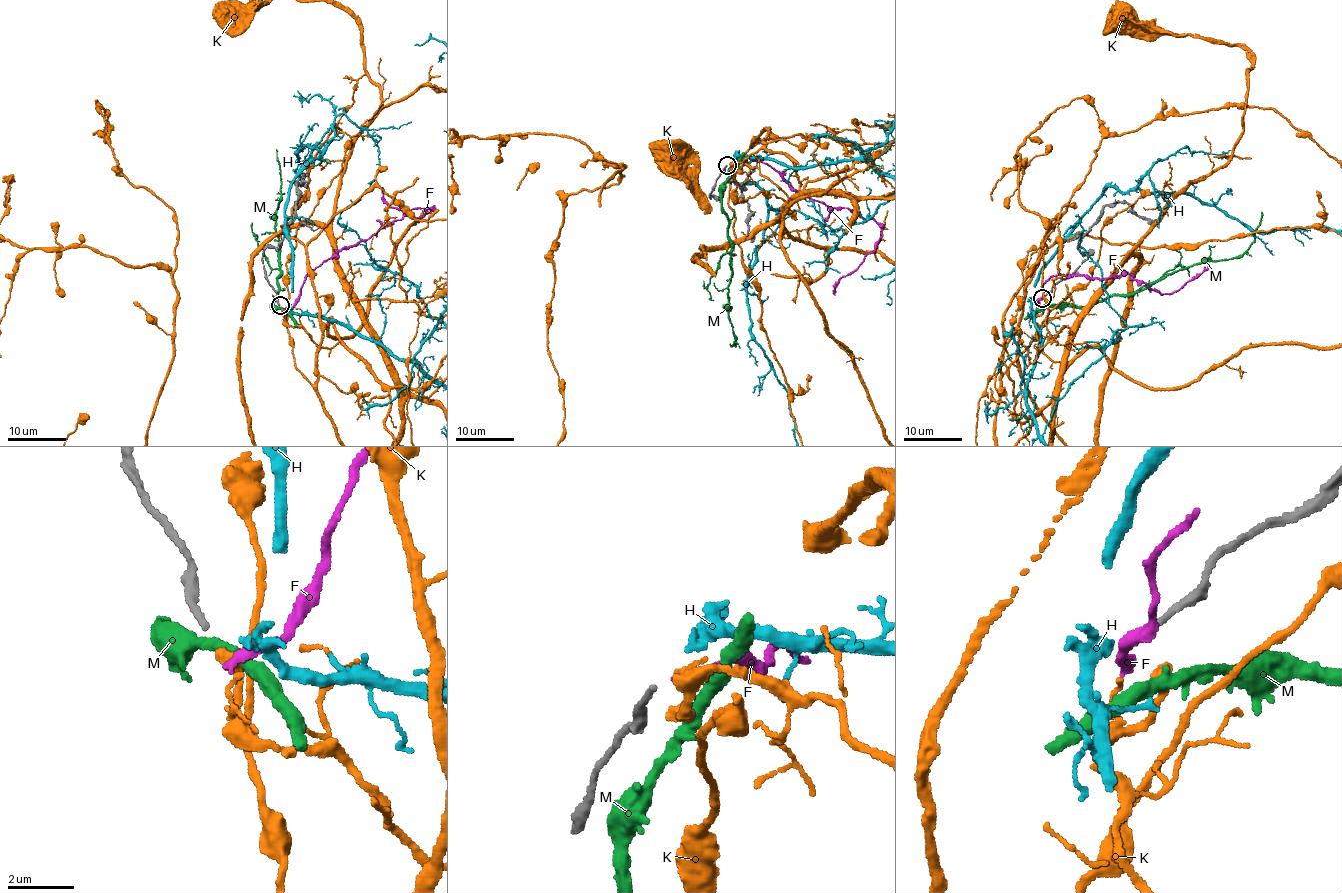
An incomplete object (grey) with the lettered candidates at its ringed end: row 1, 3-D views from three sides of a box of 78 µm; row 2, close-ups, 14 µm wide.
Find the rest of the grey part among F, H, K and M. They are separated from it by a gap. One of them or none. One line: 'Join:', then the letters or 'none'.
Join: none

